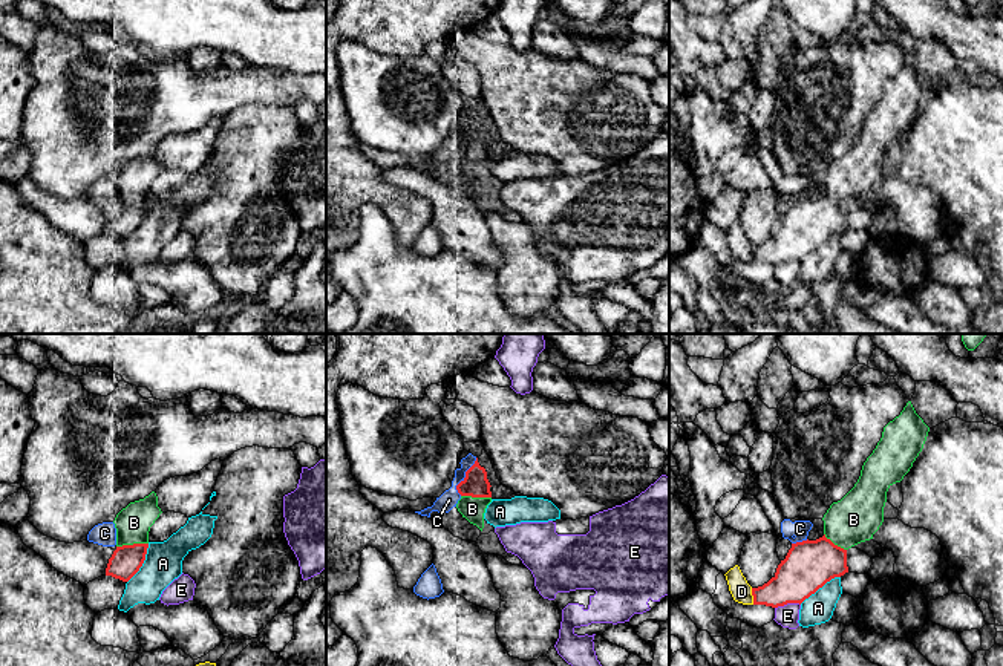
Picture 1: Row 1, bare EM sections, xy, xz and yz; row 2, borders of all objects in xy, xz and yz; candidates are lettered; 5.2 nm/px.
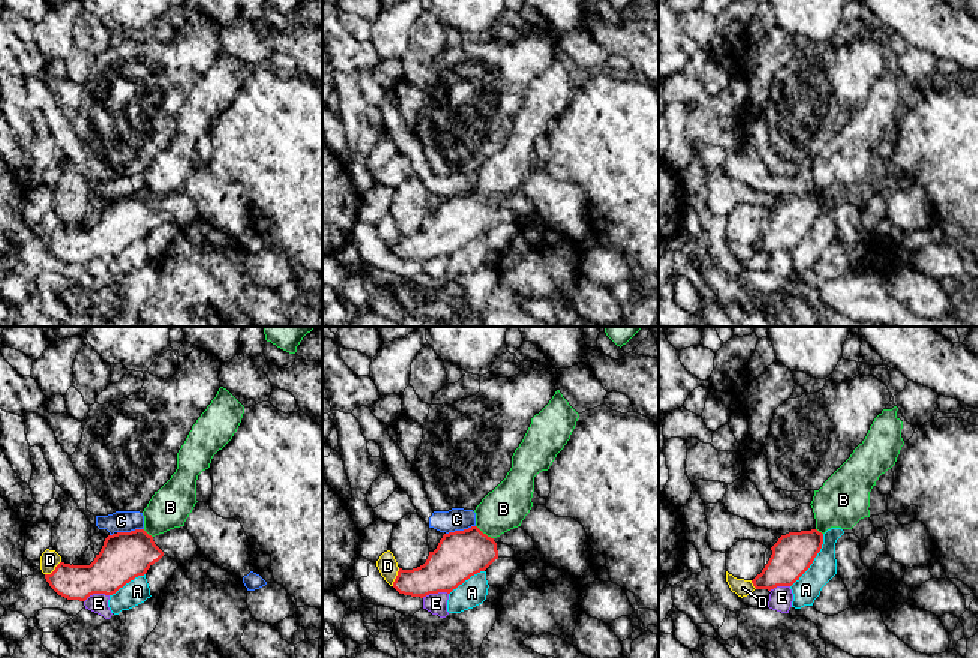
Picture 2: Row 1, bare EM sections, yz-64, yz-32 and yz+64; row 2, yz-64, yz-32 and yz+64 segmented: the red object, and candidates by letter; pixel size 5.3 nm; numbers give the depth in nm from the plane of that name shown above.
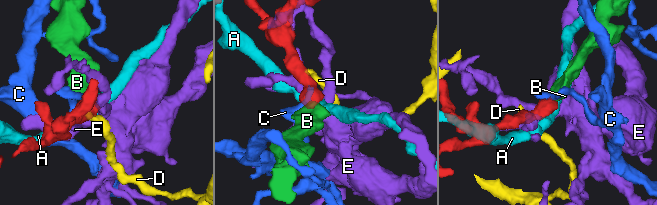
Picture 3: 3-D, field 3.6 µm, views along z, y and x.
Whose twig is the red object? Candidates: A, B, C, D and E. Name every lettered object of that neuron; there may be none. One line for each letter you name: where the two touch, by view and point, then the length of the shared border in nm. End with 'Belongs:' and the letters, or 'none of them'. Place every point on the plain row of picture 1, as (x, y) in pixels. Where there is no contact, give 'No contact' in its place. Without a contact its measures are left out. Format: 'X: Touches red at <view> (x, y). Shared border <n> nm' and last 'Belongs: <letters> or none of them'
B: Touches red at xy (133, 201). Shared border 170 nm
Belongs: B

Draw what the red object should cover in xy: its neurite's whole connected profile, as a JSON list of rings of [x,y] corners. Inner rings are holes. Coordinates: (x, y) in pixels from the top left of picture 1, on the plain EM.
[[[152,149],[116,171],[116,207],[109,216],[106,233],[129,239],[139,228],[149,205],[150,184],[161,170],[158,153]]]

